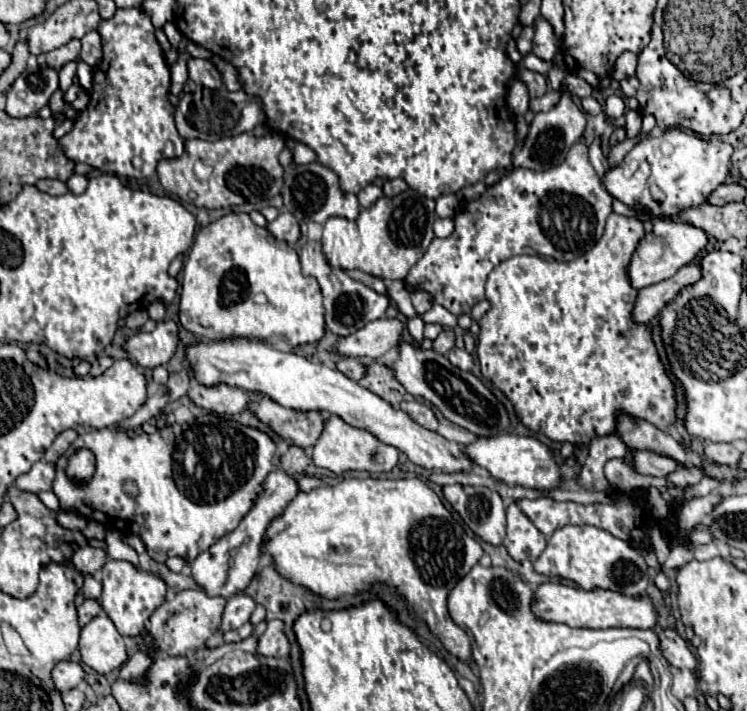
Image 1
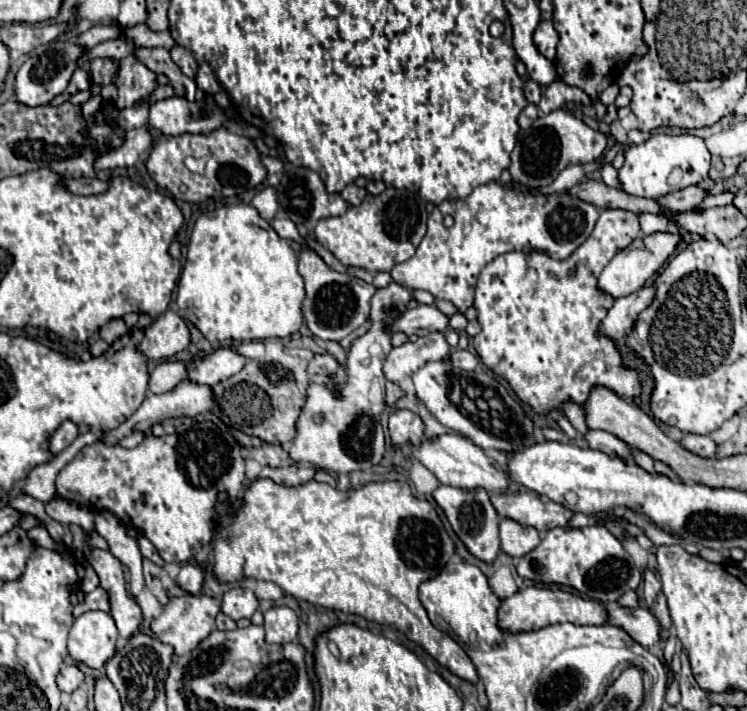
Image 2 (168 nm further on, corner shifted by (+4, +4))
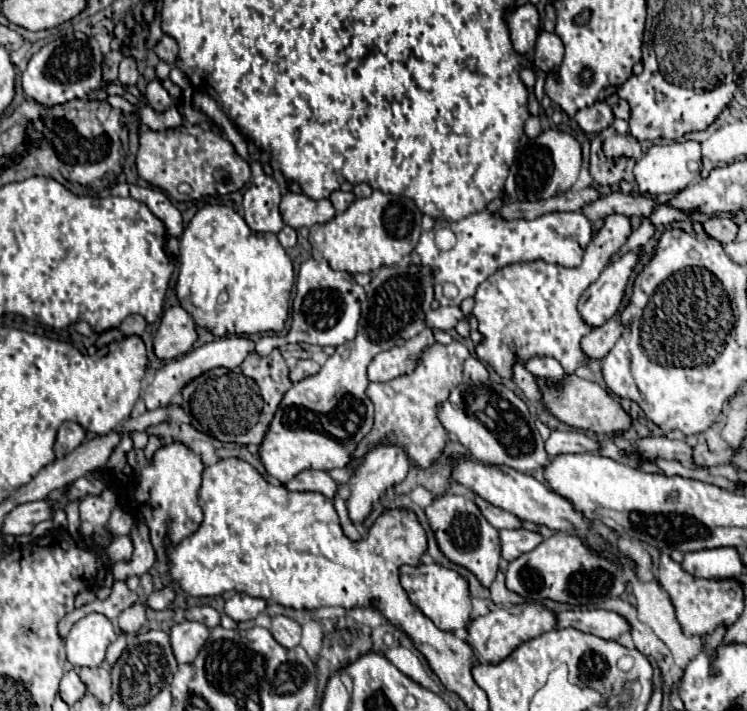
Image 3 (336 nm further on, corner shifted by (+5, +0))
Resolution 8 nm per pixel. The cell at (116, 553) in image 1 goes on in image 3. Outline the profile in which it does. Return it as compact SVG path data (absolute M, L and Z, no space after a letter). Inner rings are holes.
M140 600L134 602L130 608L126 608L126 610L118 616L118 626L120 626L120 630L124 630L126 634L138 632L144 624L146 624L146 608L144 608L144 604L142 604Z

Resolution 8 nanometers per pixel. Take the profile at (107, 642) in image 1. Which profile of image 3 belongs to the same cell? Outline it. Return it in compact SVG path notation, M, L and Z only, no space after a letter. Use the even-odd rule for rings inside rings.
M98 612L78 620L66 636L66 656L74 666L96 668L106 658L106 648L114 642L112 622Z

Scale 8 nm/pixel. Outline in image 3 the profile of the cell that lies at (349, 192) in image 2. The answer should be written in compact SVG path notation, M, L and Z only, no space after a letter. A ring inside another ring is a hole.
M336 190L336 192L332 192L330 194L330 202L334 204L334 208L336 208L336 212L338 214L342 214L352 202L356 200L356 196L352 194L352 192L342 192L342 190Z

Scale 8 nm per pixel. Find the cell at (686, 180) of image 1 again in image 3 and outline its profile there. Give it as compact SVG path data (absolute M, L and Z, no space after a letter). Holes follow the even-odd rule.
M672 142L672 144L656 144L652 146L634 166L634 180L640 194L664 194L684 190L694 176L700 176L702 152L698 142Z

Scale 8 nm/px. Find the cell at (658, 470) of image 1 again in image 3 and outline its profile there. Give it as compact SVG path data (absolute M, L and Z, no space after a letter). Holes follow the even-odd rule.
M568 430L568 432L552 432L546 440L546 452L554 458L558 454L570 452L600 452L600 442L588 438L584 432Z

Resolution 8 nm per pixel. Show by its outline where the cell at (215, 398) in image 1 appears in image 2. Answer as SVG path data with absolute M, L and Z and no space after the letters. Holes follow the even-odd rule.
M183 382L183 386L177 386L171 394L147 396L147 398L143 400L143 404L137 408L137 412L135 412L133 416L129 416L119 428L103 432L101 442L105 442L107 446L115 446L115 444L119 444L119 440L121 440L123 436L129 436L129 434L135 432L135 430L145 432L145 430L149 430L153 424L159 424L159 422L163 422L163 420L167 420L167 418L179 418L179 416L191 416L191 418L193 418L193 416L197 416L197 414L201 414L201 412L211 410L211 406L213 406L213 402L211 402L211 388L209 388L209 386L191 386L191 382Z

